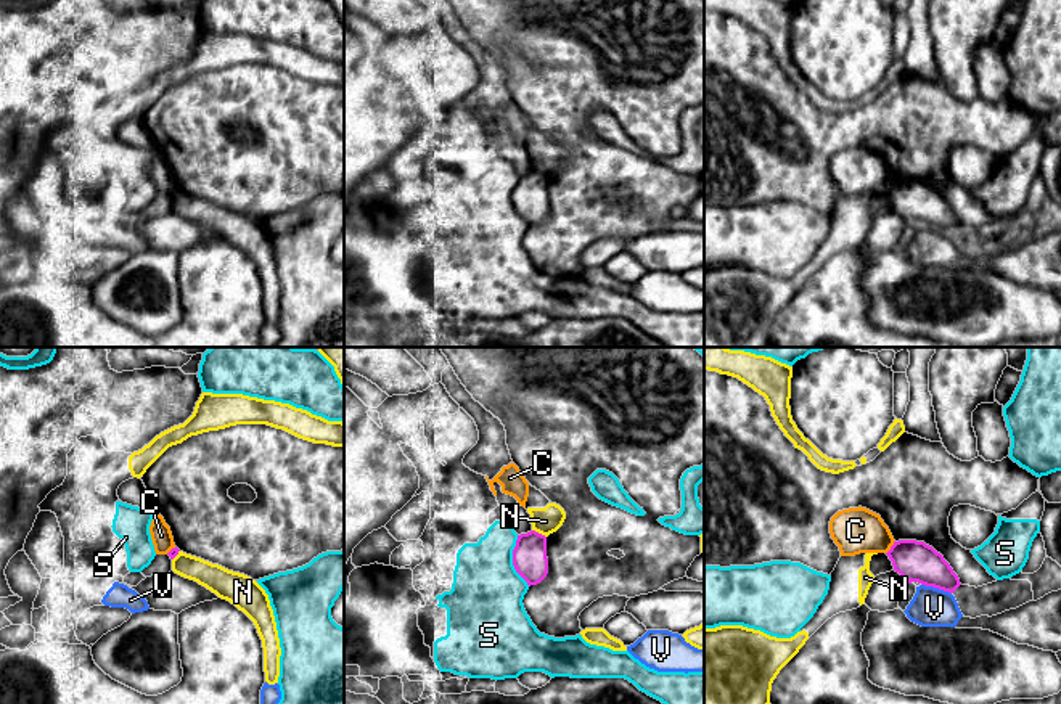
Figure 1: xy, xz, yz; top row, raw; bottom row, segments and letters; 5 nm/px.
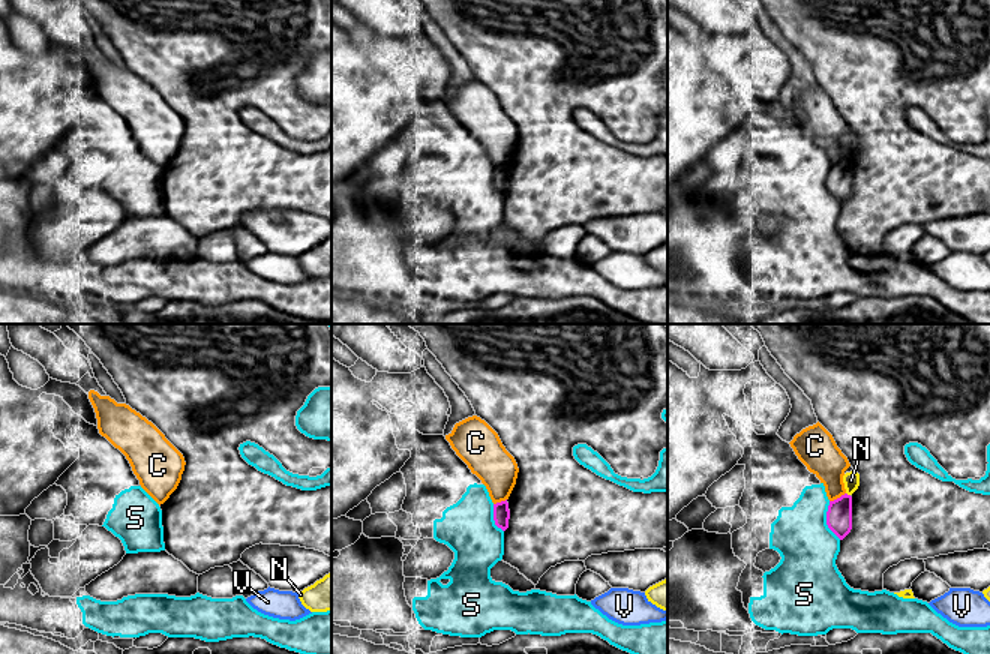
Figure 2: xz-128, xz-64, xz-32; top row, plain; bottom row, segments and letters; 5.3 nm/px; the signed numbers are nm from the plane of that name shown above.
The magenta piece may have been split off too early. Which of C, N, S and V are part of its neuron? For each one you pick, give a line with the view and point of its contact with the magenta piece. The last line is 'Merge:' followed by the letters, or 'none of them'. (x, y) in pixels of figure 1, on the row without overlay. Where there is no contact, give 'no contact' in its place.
Merge: none of them

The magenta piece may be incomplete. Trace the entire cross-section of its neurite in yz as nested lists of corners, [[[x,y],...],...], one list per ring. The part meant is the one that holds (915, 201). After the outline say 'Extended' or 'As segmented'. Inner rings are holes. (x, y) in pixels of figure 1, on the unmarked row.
[[[899,180],[886,194],[892,201],[894,211],[908,223],[918,222],[948,233],[961,225],[944,196],[924,182]]]. As segmented

